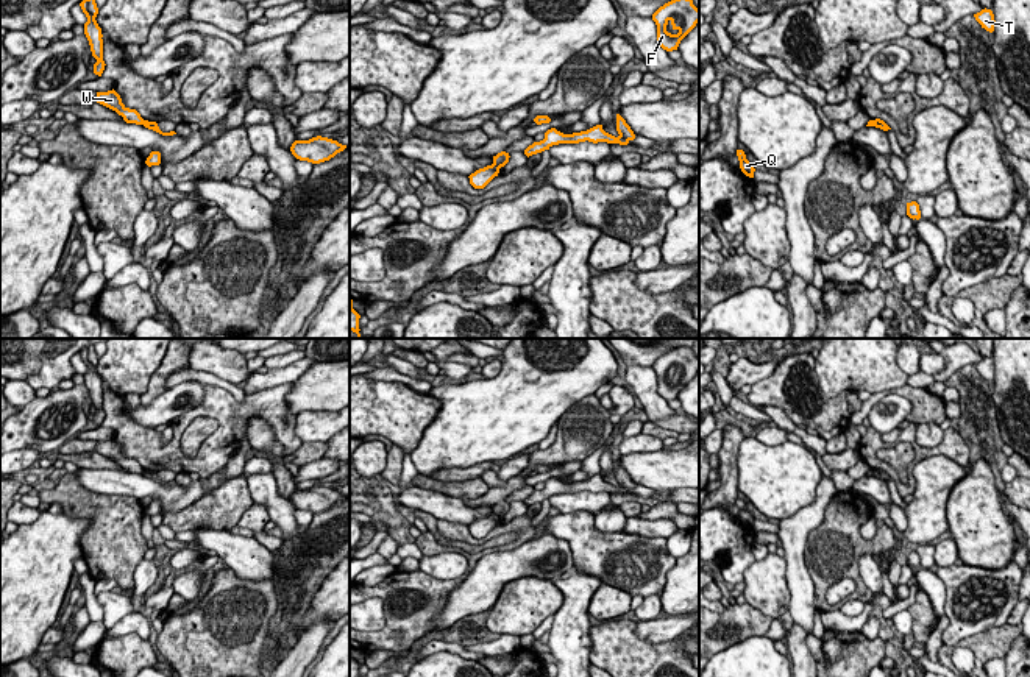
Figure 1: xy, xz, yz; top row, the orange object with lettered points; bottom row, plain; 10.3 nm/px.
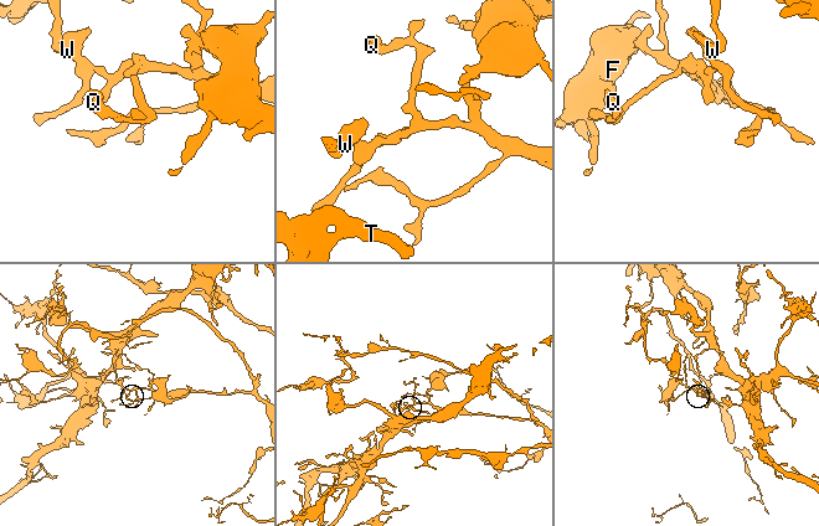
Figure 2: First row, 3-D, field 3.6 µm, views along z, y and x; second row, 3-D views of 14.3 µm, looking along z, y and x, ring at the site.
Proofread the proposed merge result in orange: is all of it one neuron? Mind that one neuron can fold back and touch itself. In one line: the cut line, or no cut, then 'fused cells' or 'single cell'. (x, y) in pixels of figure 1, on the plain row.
cut xz (493, 512), (500, 517); fused cells

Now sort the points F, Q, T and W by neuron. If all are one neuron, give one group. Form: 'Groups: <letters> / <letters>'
Groups: F Q / T W

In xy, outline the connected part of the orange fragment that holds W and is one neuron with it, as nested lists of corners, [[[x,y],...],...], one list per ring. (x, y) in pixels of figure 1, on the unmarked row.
[[[112,438],[108,441],[97,441],[95,451],[115,460],[119,465],[123,466],[126,473],[144,474],[145,470],[136,459],[130,459],[122,452],[120,445]]]

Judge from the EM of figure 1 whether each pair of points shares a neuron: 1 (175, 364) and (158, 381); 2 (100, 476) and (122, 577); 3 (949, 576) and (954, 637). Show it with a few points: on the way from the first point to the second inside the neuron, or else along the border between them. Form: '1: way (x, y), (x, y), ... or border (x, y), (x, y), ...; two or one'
1: way (170, 367), (161, 376); one
2: border (74, 474), (94, 492), (131, 495), (139, 501); two
3: way (951, 591), (954, 621); one

